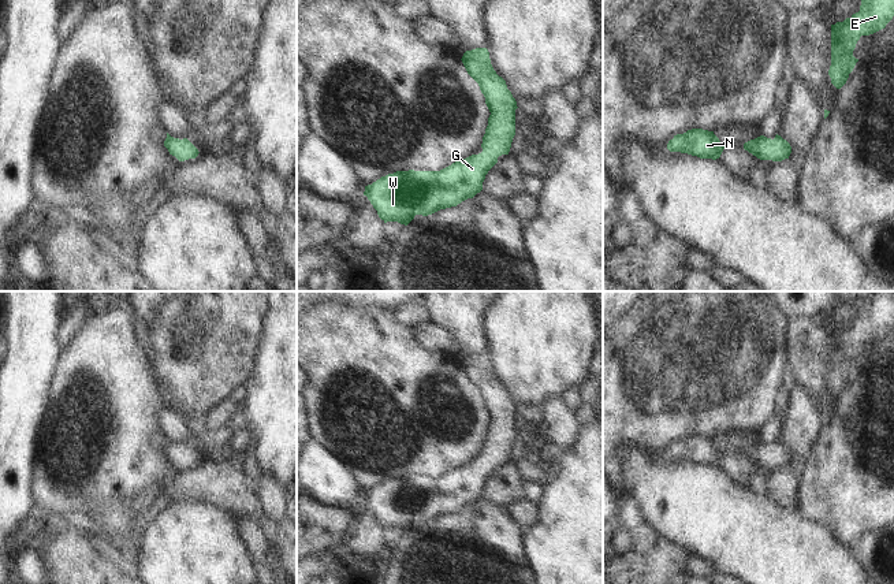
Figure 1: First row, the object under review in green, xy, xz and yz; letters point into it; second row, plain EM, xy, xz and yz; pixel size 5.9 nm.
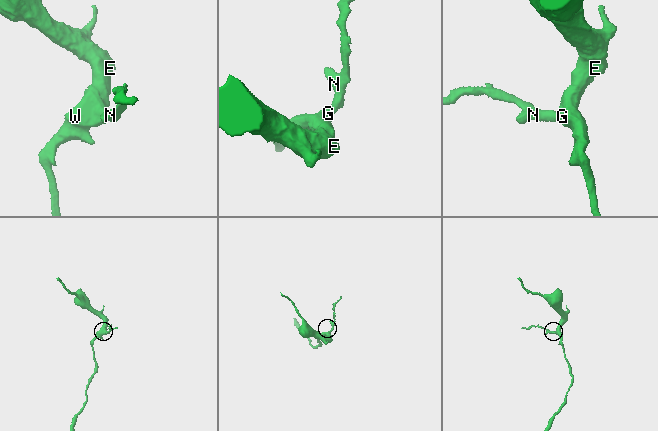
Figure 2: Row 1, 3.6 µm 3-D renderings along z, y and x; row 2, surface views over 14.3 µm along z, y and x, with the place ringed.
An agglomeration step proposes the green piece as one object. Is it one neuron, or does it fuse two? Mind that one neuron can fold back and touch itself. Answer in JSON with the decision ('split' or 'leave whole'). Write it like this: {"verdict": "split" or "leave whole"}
{"verdict": "leave whole"}

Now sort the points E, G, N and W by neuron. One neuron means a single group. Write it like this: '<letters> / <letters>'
E G N W

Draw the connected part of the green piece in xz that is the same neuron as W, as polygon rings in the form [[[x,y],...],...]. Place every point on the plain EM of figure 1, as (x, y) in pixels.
[[[487,354],[466,357],[461,367],[478,390],[491,419],[483,458],[440,477],[396,477],[365,492],[364,502],[384,529],[407,532],[416,521],[428,522],[473,505],[483,496],[485,481],[498,464],[510,458],[515,442],[515,405],[493,376]]]

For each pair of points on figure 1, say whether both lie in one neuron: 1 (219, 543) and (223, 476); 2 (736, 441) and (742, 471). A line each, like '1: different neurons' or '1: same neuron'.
1: different neurons
2: same neuron

